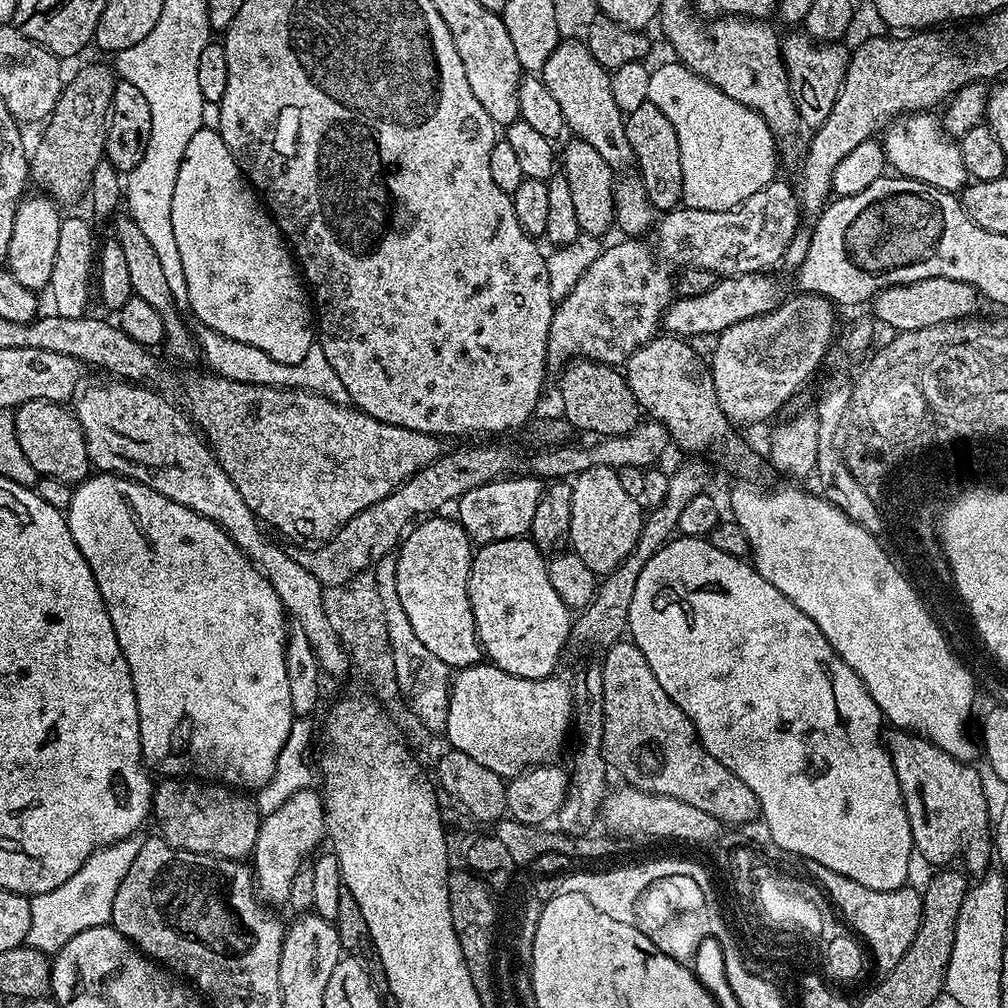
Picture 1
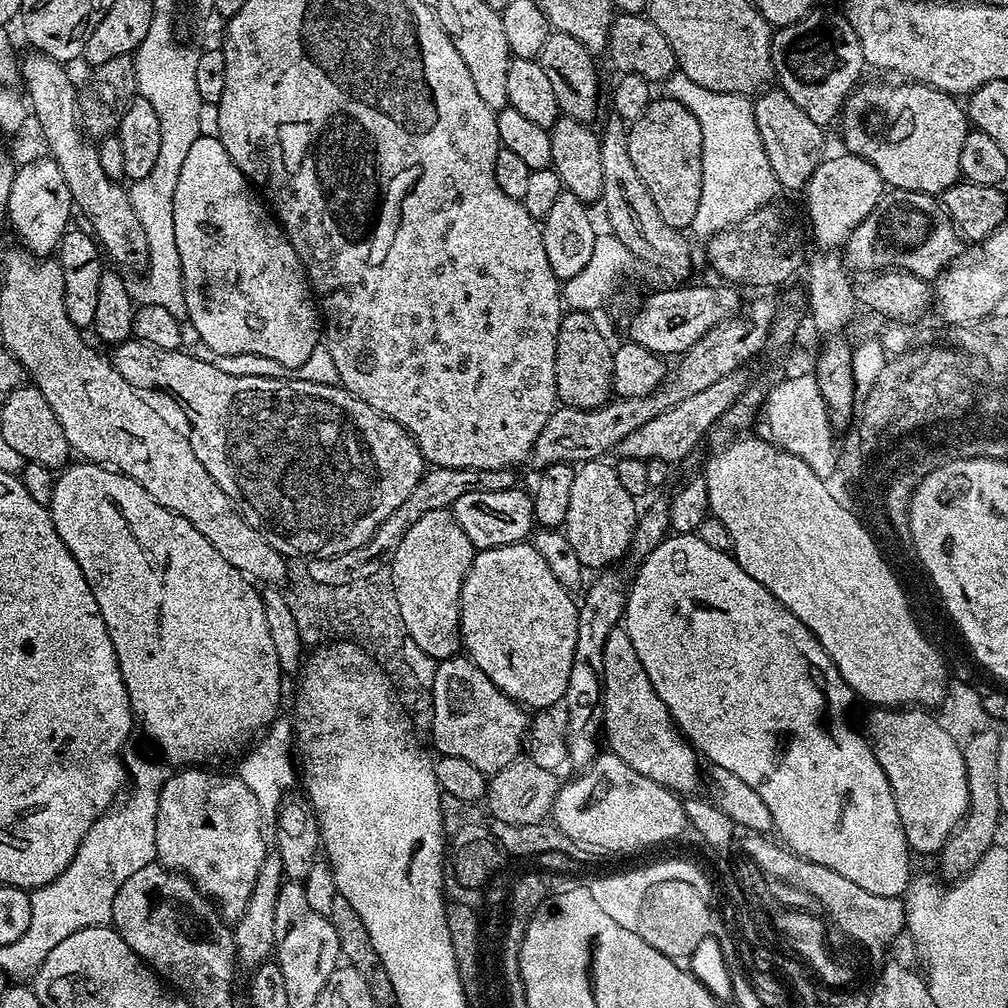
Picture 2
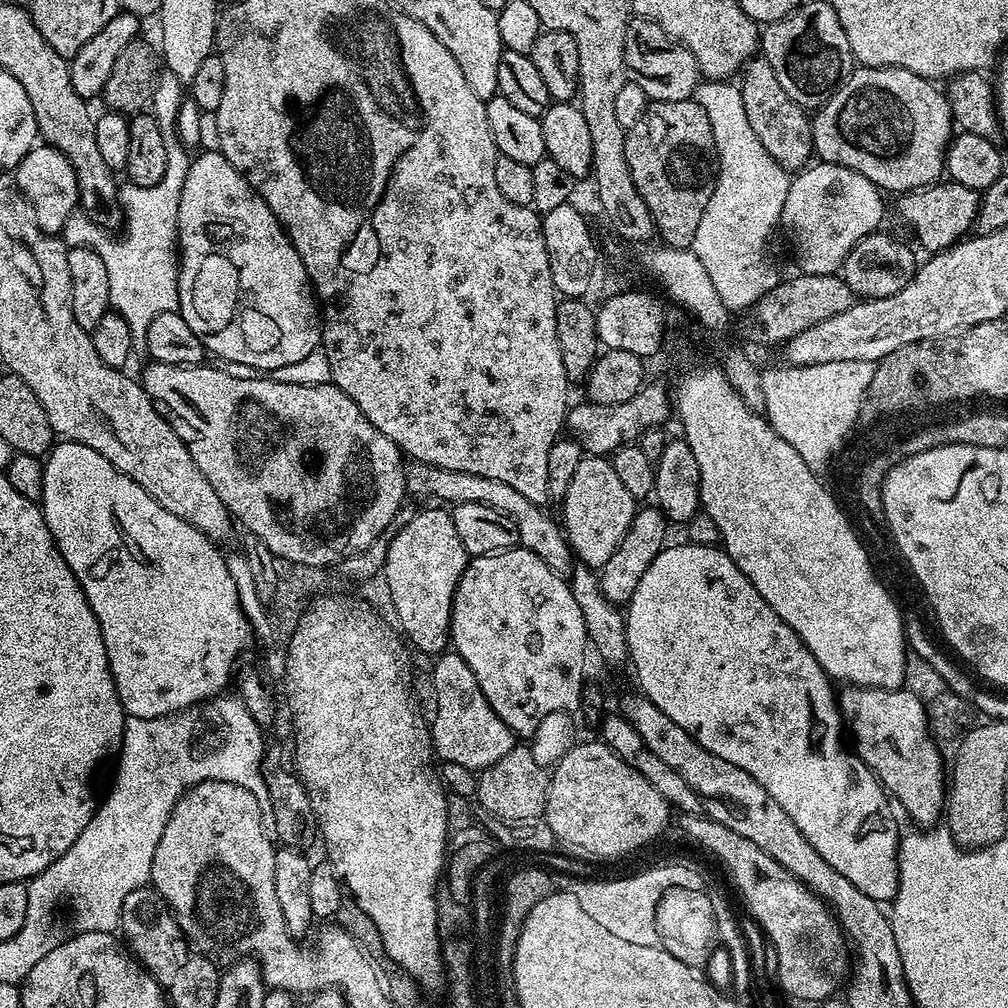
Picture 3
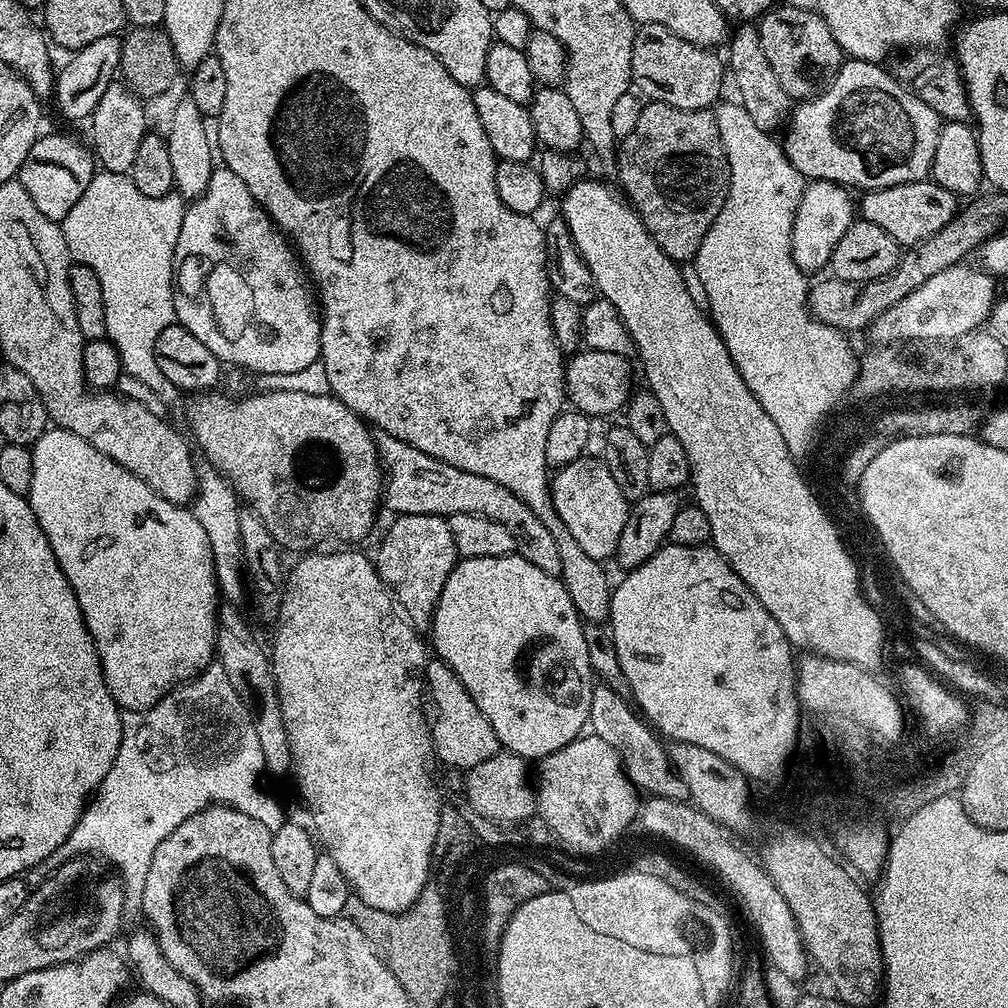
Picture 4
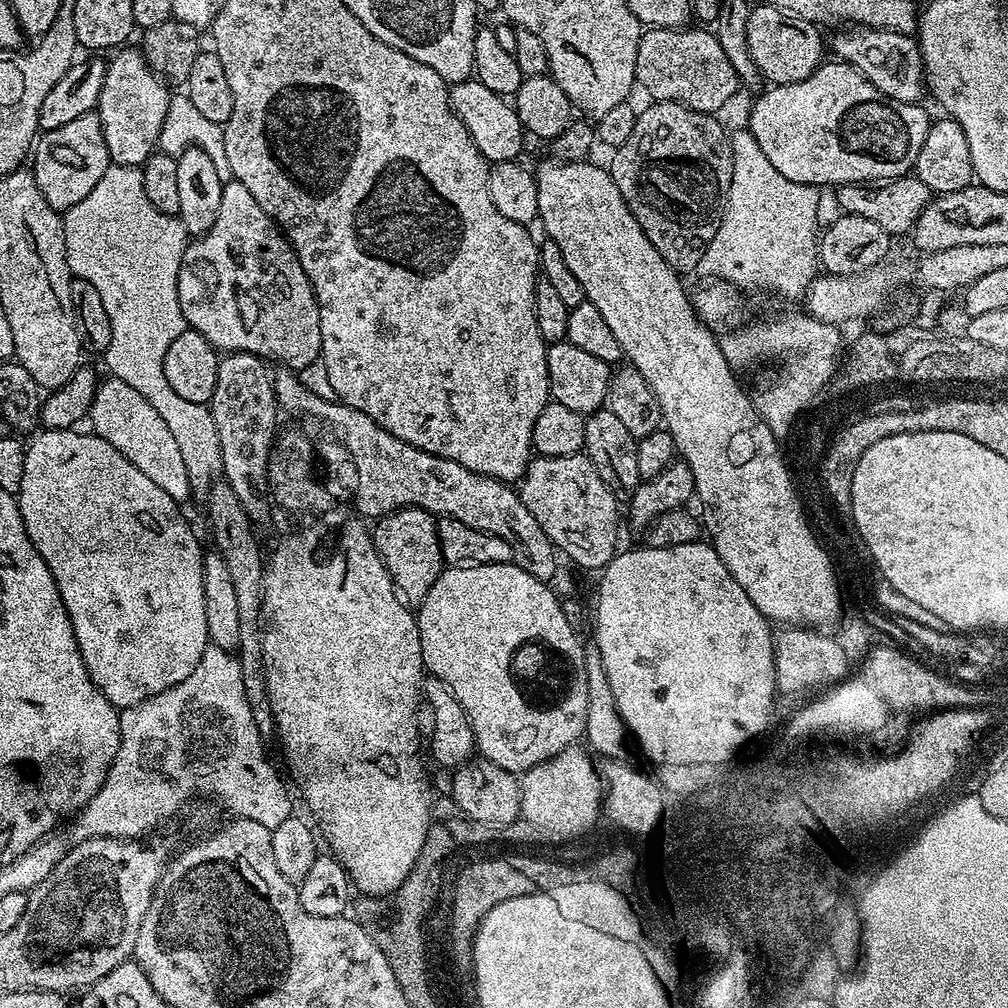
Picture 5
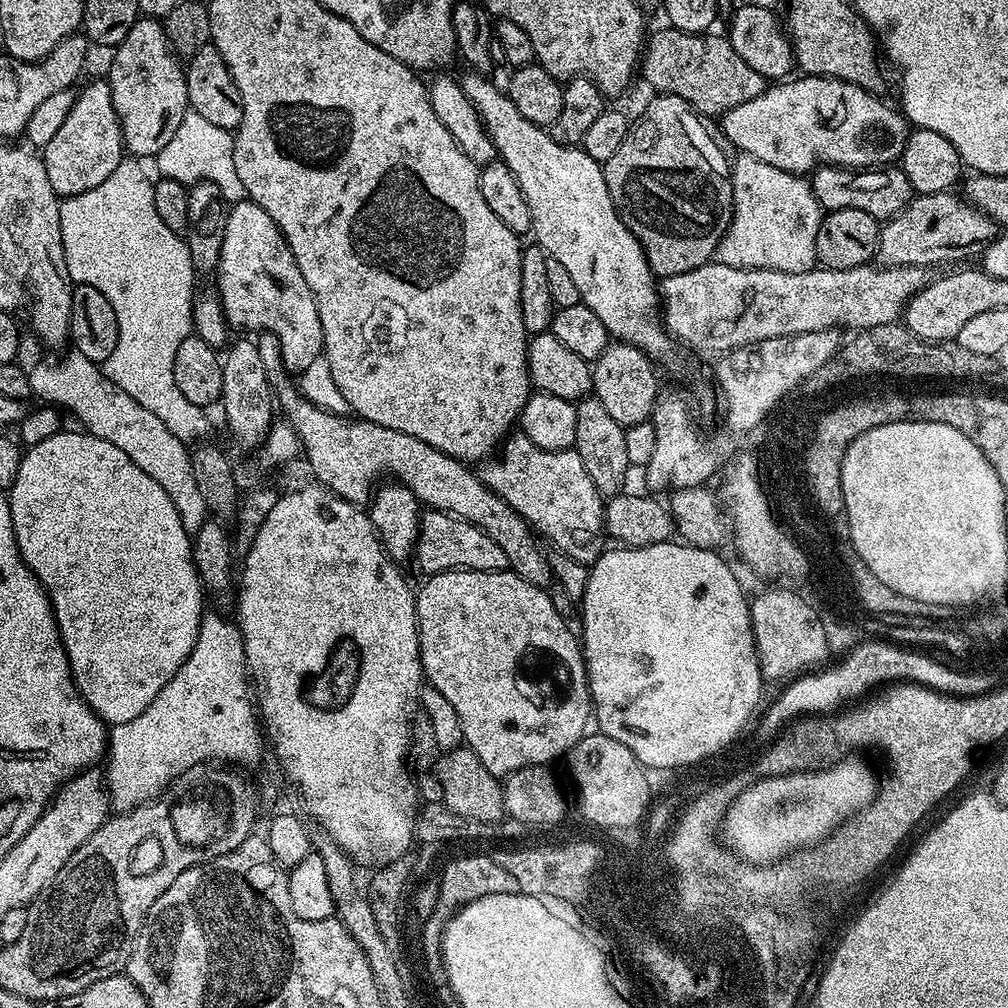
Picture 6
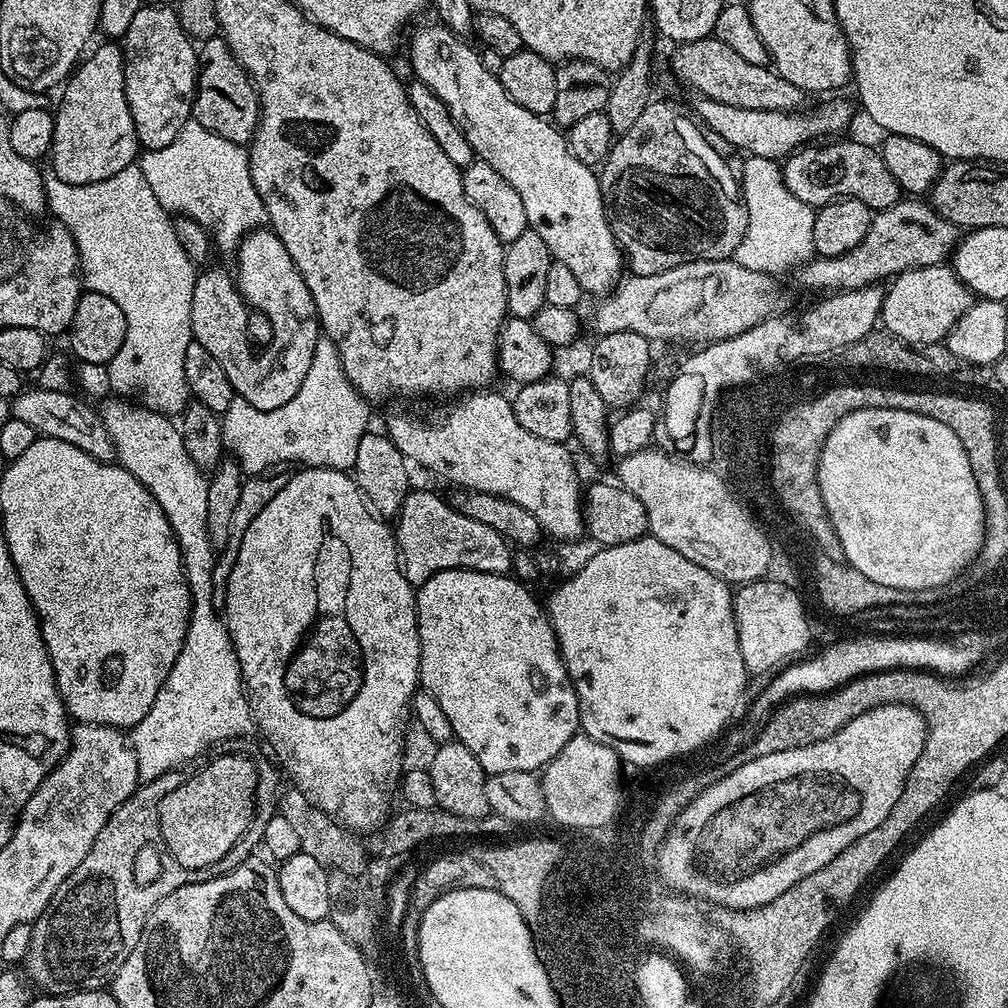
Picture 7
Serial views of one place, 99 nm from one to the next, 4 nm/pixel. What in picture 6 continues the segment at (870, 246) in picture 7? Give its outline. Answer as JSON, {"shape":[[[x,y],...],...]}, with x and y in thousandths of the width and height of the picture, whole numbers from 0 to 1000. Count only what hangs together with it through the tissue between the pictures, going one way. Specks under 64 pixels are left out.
{"shape":[[[941,188],[918,194],[906,193],[904,200],[882,218],[876,219],[869,245],[868,257],[882,266],[911,264],[928,267],[929,262],[944,264],[947,258],[960,254],[967,248],[968,242],[979,244],[988,237],[990,223],[957,198],[955,193]]]}

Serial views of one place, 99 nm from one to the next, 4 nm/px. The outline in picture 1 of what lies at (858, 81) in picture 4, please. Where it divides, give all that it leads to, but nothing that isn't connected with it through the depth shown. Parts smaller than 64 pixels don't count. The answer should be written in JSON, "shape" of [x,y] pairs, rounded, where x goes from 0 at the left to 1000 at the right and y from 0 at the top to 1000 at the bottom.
{"shape":[[[924,110],[907,111],[885,120],[875,135],[878,157],[886,172],[898,175],[904,179],[910,179],[916,183],[922,183],[931,188],[938,188],[948,192],[961,182],[962,176],[958,165],[954,161],[951,142],[938,134],[935,126],[934,116],[925,114],[929,113],[926,113]]]}

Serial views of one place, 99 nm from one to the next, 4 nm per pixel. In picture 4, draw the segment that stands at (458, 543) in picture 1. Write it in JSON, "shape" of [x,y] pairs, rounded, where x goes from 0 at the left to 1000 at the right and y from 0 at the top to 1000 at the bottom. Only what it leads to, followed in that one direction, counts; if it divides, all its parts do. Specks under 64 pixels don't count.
{"shape":[[[394,511],[381,534],[377,538],[374,552],[371,552],[373,566],[388,585],[402,614],[415,625],[424,624],[433,607],[434,593],[437,591],[442,573],[448,568],[454,555],[445,520],[439,512],[431,511]]]}

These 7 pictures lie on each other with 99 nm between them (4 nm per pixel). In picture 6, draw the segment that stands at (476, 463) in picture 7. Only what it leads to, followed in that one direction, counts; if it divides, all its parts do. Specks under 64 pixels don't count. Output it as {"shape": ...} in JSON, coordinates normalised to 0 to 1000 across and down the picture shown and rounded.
{"shape":[[[508,431],[499,438],[495,452],[496,456],[488,454],[475,461],[476,477],[518,510],[522,519],[528,521],[541,537],[544,535],[549,545],[561,548],[573,559],[590,560],[601,544],[601,496],[589,478],[585,478],[585,470],[581,470],[581,462],[577,462],[574,450],[565,444],[553,448],[538,446],[519,431]]]}

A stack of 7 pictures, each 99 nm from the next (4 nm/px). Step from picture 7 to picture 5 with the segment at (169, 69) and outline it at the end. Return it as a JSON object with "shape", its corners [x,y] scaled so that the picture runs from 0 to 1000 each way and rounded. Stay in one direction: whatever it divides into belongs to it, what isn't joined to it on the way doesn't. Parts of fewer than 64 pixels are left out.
{"shape":[[[123,46],[114,53],[110,61],[106,61],[101,81],[101,93],[95,102],[94,110],[99,116],[99,128],[101,137],[105,137],[105,149],[108,160],[119,167],[138,168],[156,150],[161,125],[165,117],[165,111],[169,105],[169,87],[160,76],[151,70],[150,65],[143,61],[143,53],[138,47]]]}

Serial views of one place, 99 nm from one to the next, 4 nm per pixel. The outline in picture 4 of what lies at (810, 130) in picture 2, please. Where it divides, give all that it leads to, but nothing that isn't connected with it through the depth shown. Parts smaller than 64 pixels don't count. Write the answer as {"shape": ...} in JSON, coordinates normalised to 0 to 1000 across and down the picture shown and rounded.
{"shape":[[[736,22],[732,26],[731,29],[730,27],[727,29],[720,46],[720,49],[722,48],[720,65],[732,91],[731,100],[752,127],[764,133],[771,130],[770,127],[773,124],[775,126],[783,116],[786,98],[777,89],[775,81],[765,68],[764,62],[761,61],[760,54],[757,53],[753,29],[744,22]]]}

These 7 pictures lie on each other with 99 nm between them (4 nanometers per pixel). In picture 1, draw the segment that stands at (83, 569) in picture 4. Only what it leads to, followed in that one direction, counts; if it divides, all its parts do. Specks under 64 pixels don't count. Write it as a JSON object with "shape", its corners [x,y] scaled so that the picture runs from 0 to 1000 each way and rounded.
{"shape":[[[91,470],[87,475],[80,476],[74,481],[69,494],[69,502],[66,506],[67,521],[69,522],[69,530],[73,534],[73,538],[77,542],[77,546],[81,546],[81,554],[85,554],[85,558],[89,562],[89,565],[93,569],[93,577],[97,577],[97,585],[101,589],[101,597],[105,601],[105,605],[109,609],[109,617],[113,621],[113,629],[117,633],[117,641],[121,641],[121,649],[125,653],[125,657],[129,661],[129,673],[133,677],[133,692],[137,696],[137,720],[139,721],[139,748],[143,752],[143,757],[148,763],[163,766],[167,772],[197,772],[203,776],[217,776],[223,780],[229,780],[234,784],[246,784],[242,782],[250,782],[249,784],[257,784],[268,776],[268,772],[274,763],[274,753],[280,744],[280,740],[284,740],[284,732],[290,723],[290,715],[292,709],[289,702],[288,680],[284,665],[284,637],[286,635],[286,619],[284,618],[284,608],[282,599],[276,593],[276,589],[272,585],[272,581],[268,581],[268,577],[258,566],[254,561],[247,556],[246,551],[235,542],[226,531],[224,531],[215,520],[208,514],[204,514],[200,510],[196,510],[192,506],[188,506],[185,502],[181,502],[177,498],[173,498],[169,494],[165,494],[161,490],[157,490],[153,486],[149,486],[143,480],[139,480],[136,476],[129,476],[126,472],[117,472],[114,470]]]}

